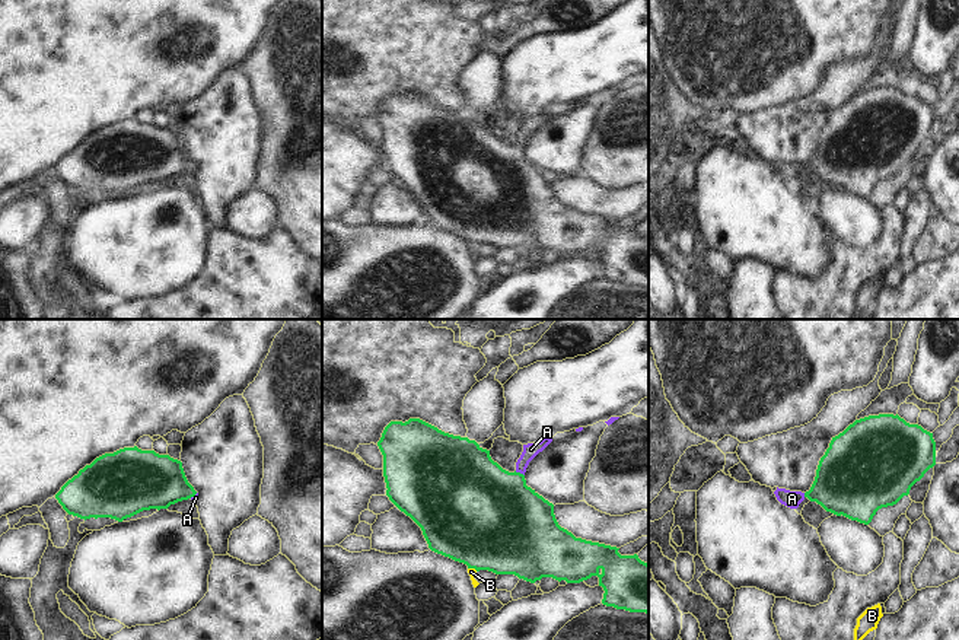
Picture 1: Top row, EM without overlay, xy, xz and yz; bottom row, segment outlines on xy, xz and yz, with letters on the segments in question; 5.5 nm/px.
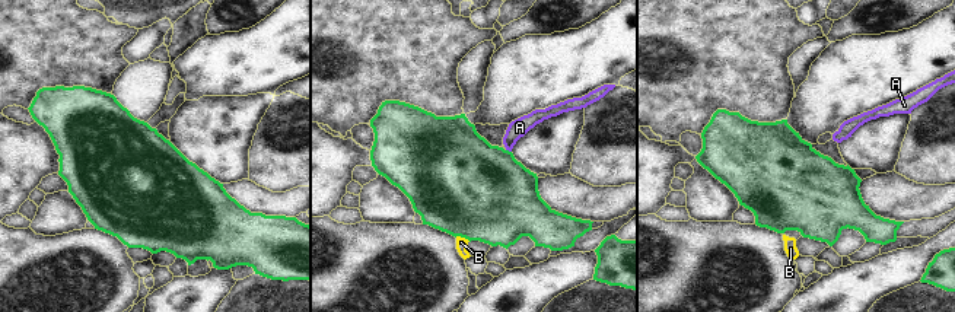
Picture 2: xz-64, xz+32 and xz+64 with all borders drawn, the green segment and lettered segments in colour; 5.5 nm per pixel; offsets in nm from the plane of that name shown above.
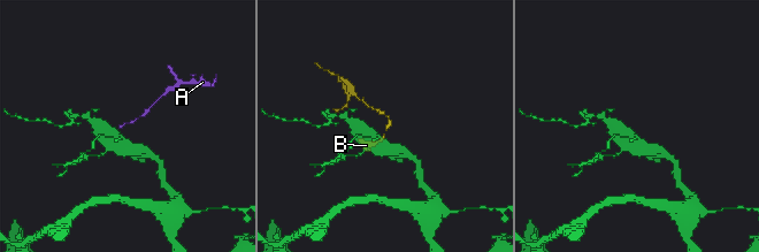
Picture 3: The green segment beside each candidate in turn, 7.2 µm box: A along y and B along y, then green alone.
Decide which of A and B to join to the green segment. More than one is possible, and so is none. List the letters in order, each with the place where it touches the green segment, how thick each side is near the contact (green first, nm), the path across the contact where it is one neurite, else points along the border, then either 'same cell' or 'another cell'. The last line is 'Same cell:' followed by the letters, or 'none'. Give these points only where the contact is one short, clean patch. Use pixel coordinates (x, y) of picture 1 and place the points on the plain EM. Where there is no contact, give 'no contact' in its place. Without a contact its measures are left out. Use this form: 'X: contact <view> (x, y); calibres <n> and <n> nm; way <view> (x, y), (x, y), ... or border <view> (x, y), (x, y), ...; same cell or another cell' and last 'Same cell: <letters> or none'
A: contact xz (519, 146); calibres 460 and 80 nm; way xz (494, 184), (519, 146), (531, 123); same cell
B: contact xz (472, 241); calibres 500 and 40 nm; border xz (468, 241), (477, 244); another cell
Same cell: A

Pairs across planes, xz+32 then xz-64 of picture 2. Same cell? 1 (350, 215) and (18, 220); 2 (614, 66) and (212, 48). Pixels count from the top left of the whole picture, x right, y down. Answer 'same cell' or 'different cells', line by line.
1: same cell
2: same cell

